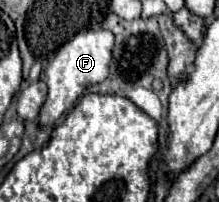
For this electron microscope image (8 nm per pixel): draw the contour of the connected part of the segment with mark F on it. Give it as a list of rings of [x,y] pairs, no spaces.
[[[105,28],[97,30],[83,30],[77,36],[73,36],[69,42],[65,42],[55,53],[55,58],[49,60],[45,68],[47,76],[47,86],[49,86],[49,96],[39,112],[39,122],[43,126],[53,126],[73,104],[83,96],[87,86],[99,84],[109,76],[109,64],[113,58],[113,44],[115,36],[113,32]]]

